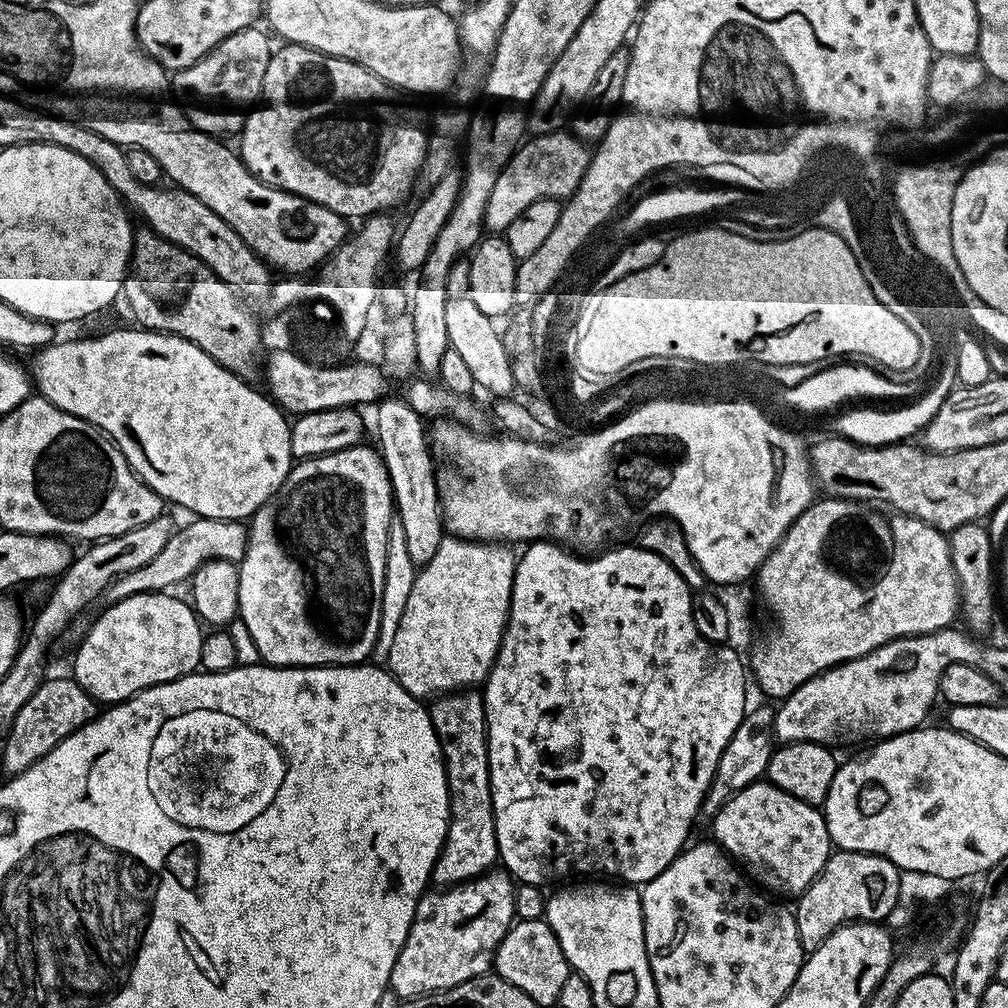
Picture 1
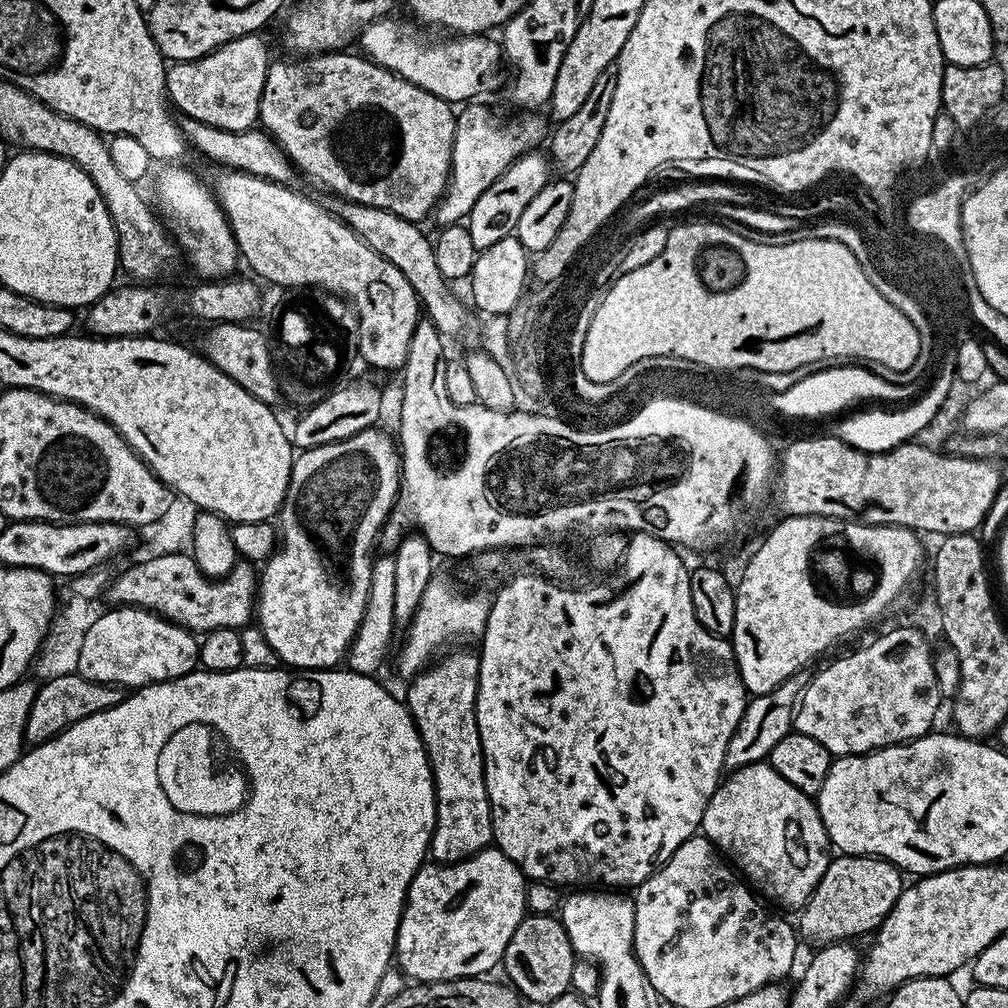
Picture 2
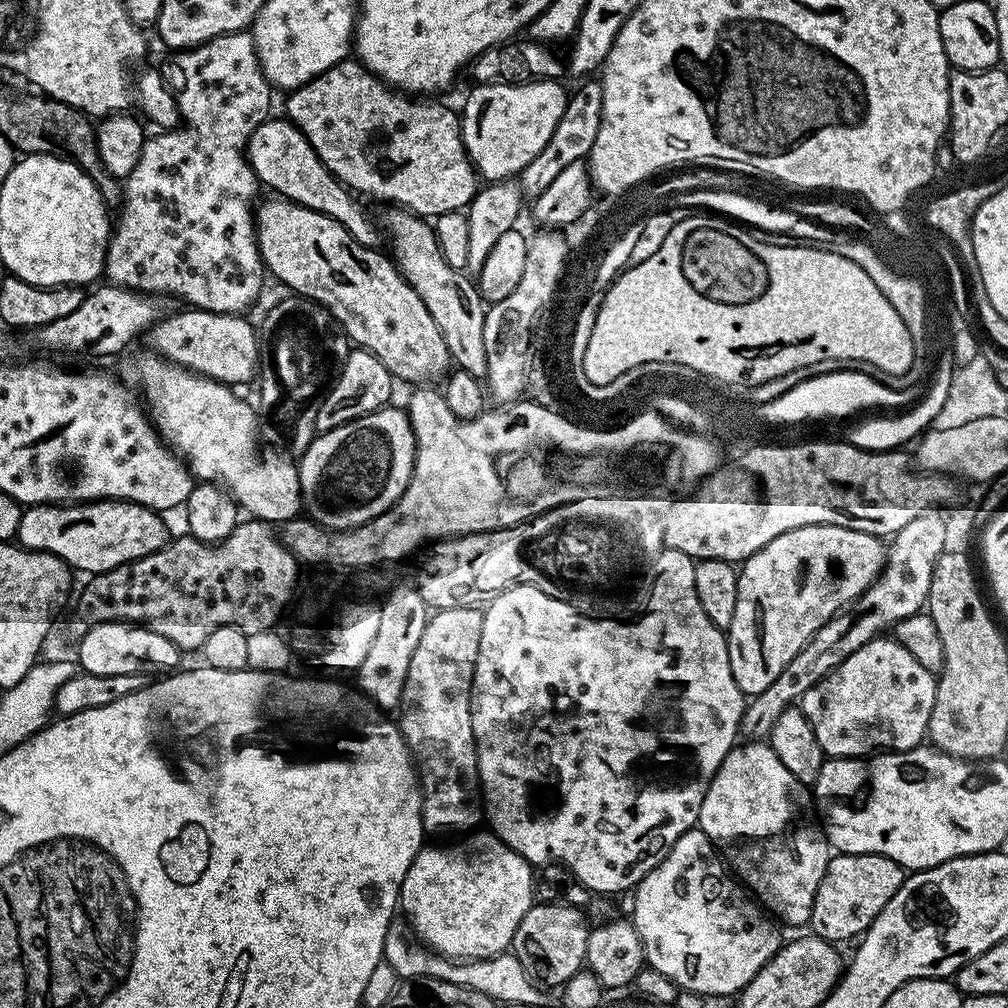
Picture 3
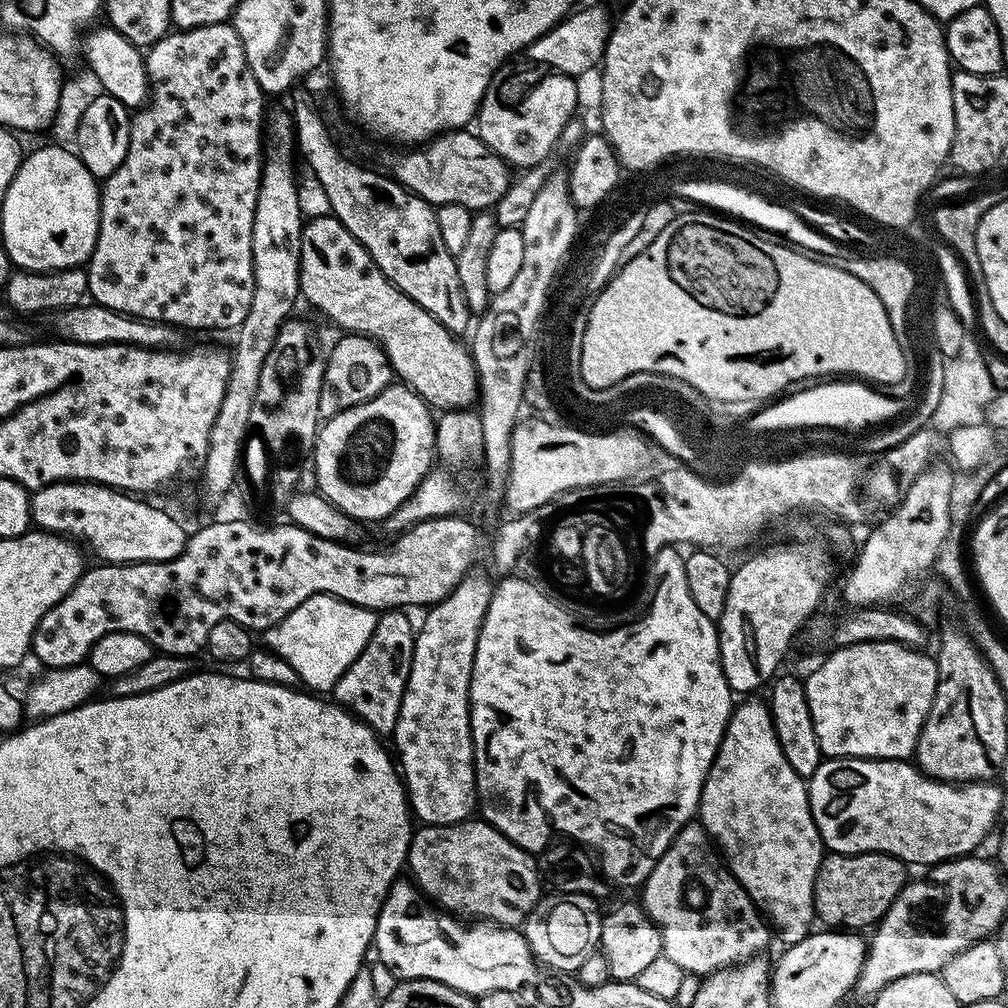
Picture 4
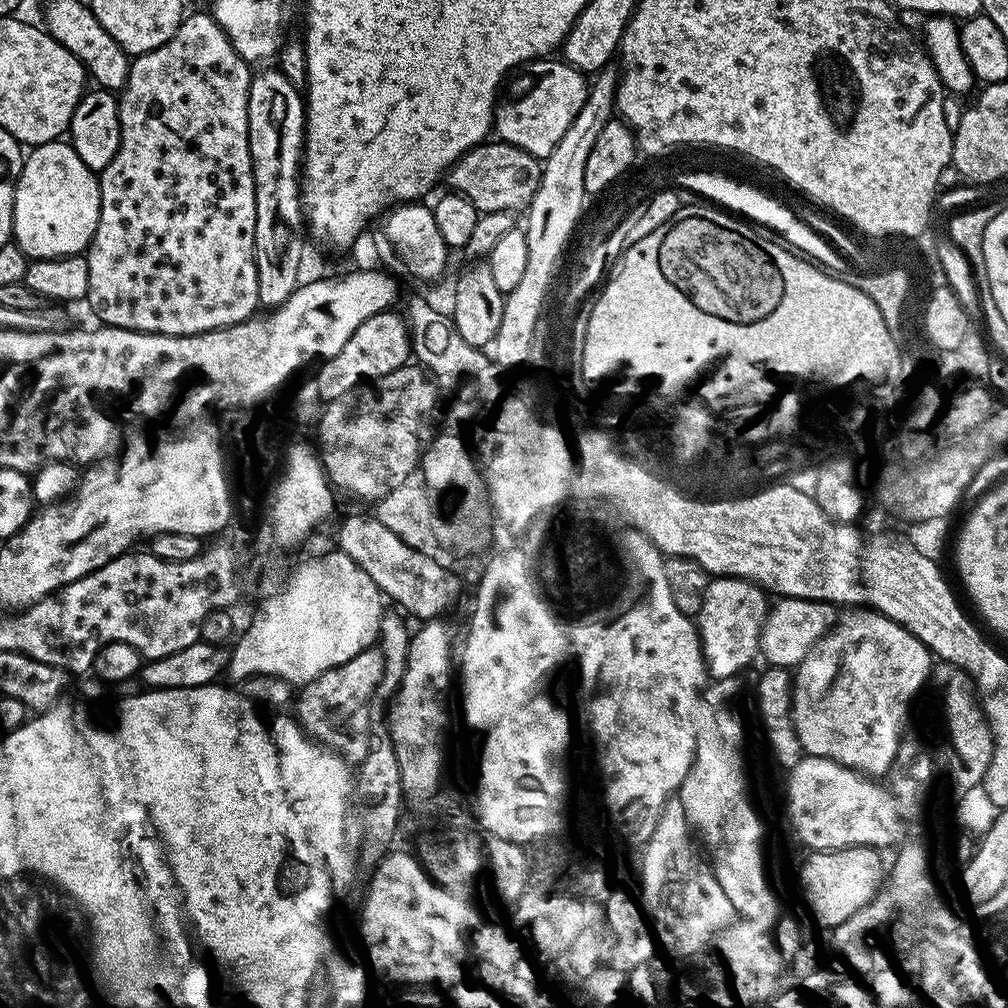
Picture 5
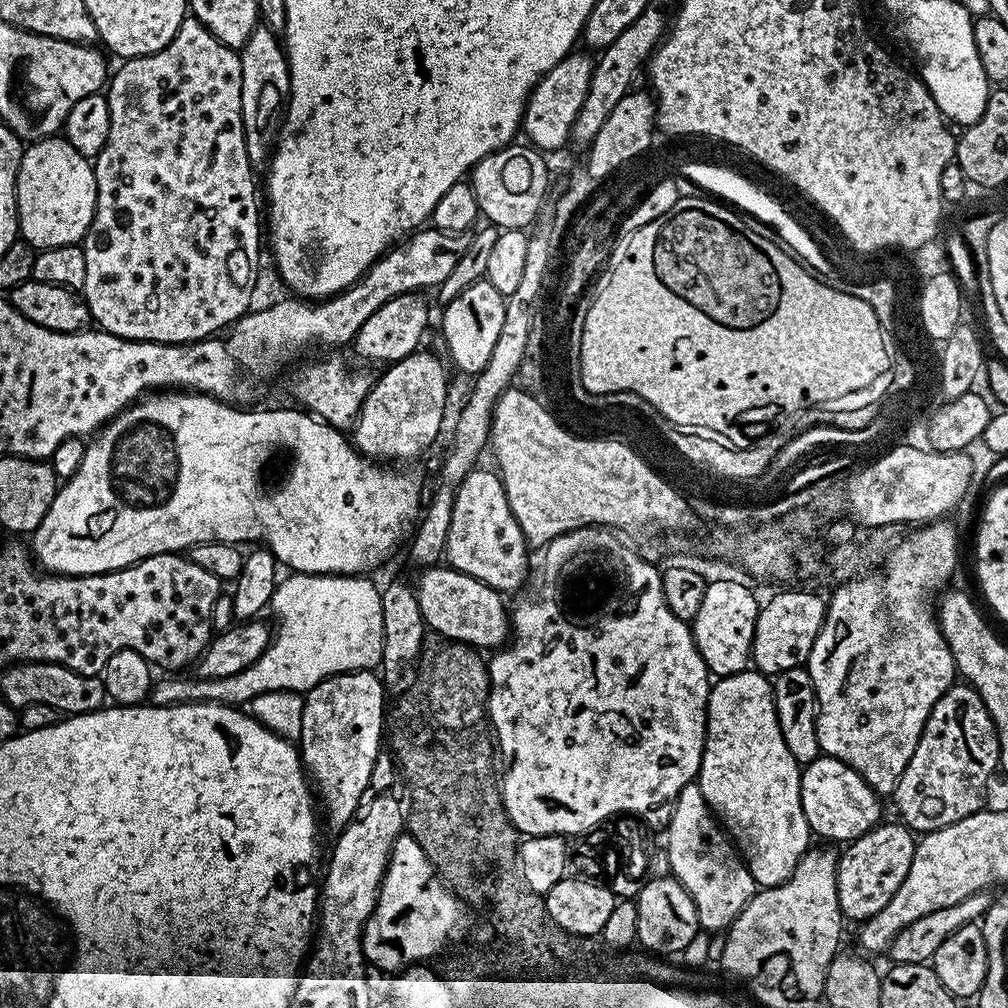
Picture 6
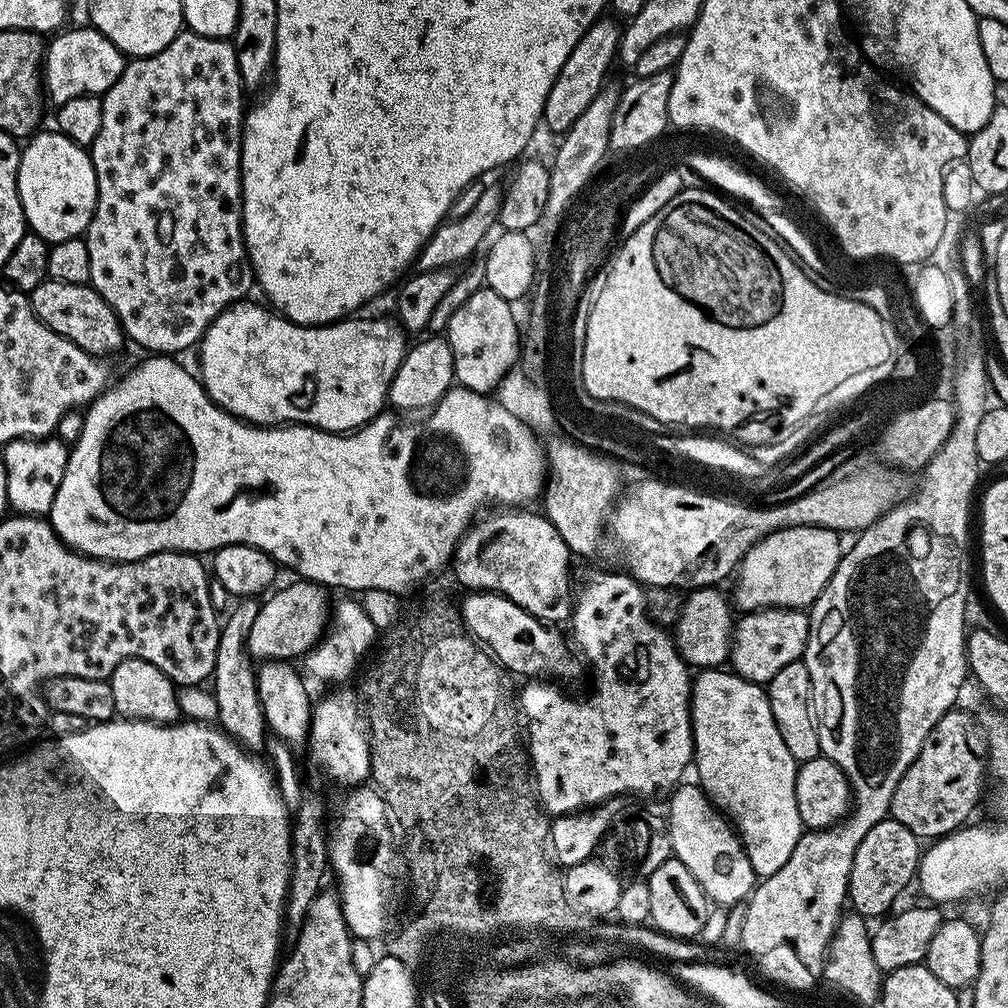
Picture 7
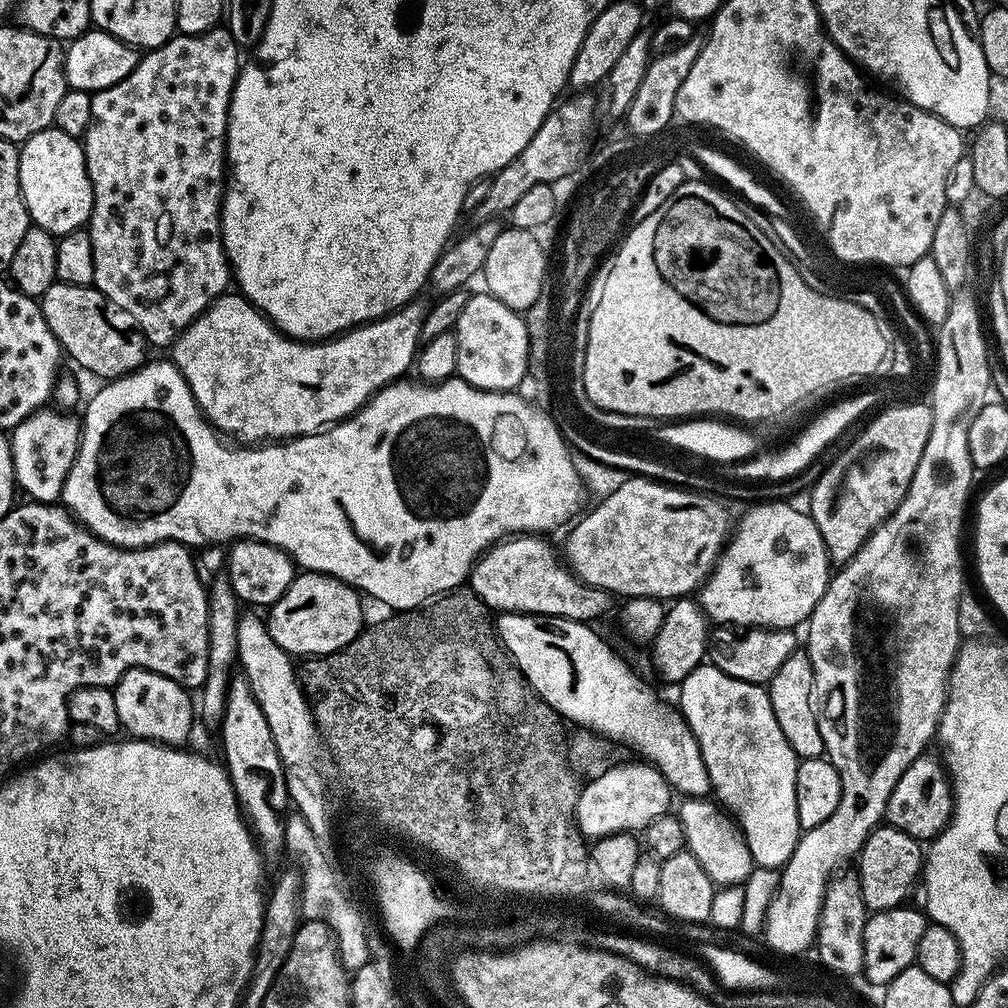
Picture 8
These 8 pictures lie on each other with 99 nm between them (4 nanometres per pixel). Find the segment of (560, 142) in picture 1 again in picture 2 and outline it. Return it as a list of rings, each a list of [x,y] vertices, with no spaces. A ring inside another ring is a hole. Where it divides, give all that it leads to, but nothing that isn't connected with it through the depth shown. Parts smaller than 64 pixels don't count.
[[[533,150],[527,156],[517,158],[484,191],[482,198],[478,198],[478,202],[474,202],[474,206],[466,218],[466,223],[476,249],[489,248],[494,246],[494,242],[513,235],[518,226],[518,218],[522,218],[522,210],[526,210],[530,198],[534,198],[534,194],[538,194],[538,190],[542,190],[550,183],[550,175],[548,176],[549,157],[547,155],[539,156],[538,153],[539,151]]]

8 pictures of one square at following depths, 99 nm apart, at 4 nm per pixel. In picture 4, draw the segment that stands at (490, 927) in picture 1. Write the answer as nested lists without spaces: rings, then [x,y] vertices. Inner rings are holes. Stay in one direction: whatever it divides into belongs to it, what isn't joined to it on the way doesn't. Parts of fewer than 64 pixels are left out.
[[[483,818],[450,826],[417,827],[408,847],[406,868],[409,873],[412,871],[411,879],[431,903],[464,918],[520,926],[542,899],[542,873],[537,857],[509,842]]]

